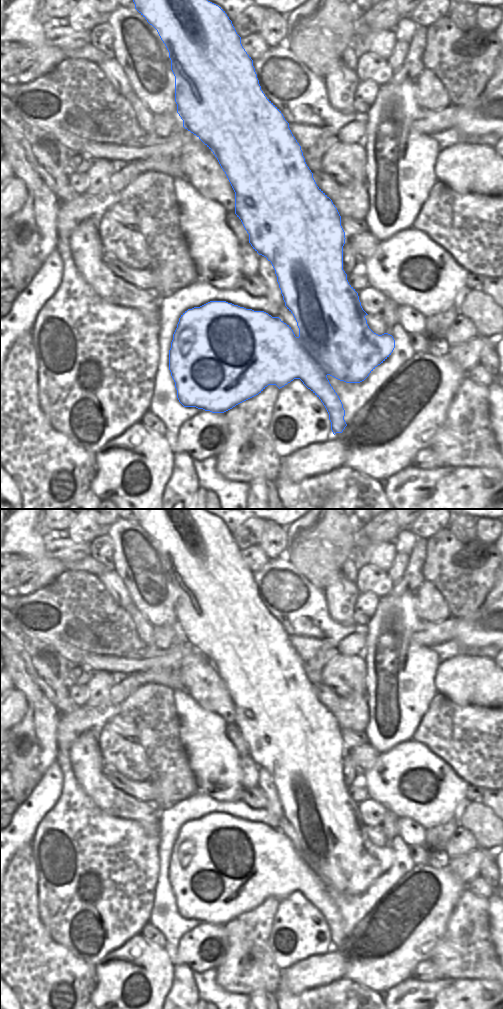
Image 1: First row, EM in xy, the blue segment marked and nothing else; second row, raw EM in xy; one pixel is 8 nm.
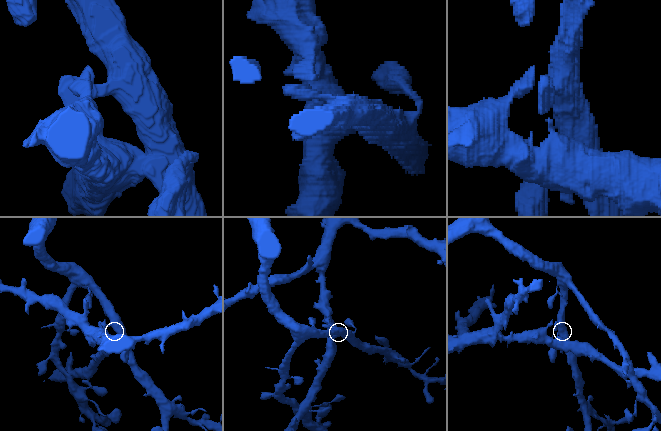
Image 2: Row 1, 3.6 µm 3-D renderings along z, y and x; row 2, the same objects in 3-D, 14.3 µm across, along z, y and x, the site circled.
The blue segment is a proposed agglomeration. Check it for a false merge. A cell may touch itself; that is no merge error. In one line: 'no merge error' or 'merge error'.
merge error

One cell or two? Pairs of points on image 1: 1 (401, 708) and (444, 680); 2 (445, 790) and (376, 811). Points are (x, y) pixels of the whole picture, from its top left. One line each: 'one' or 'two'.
1: two
2: two

